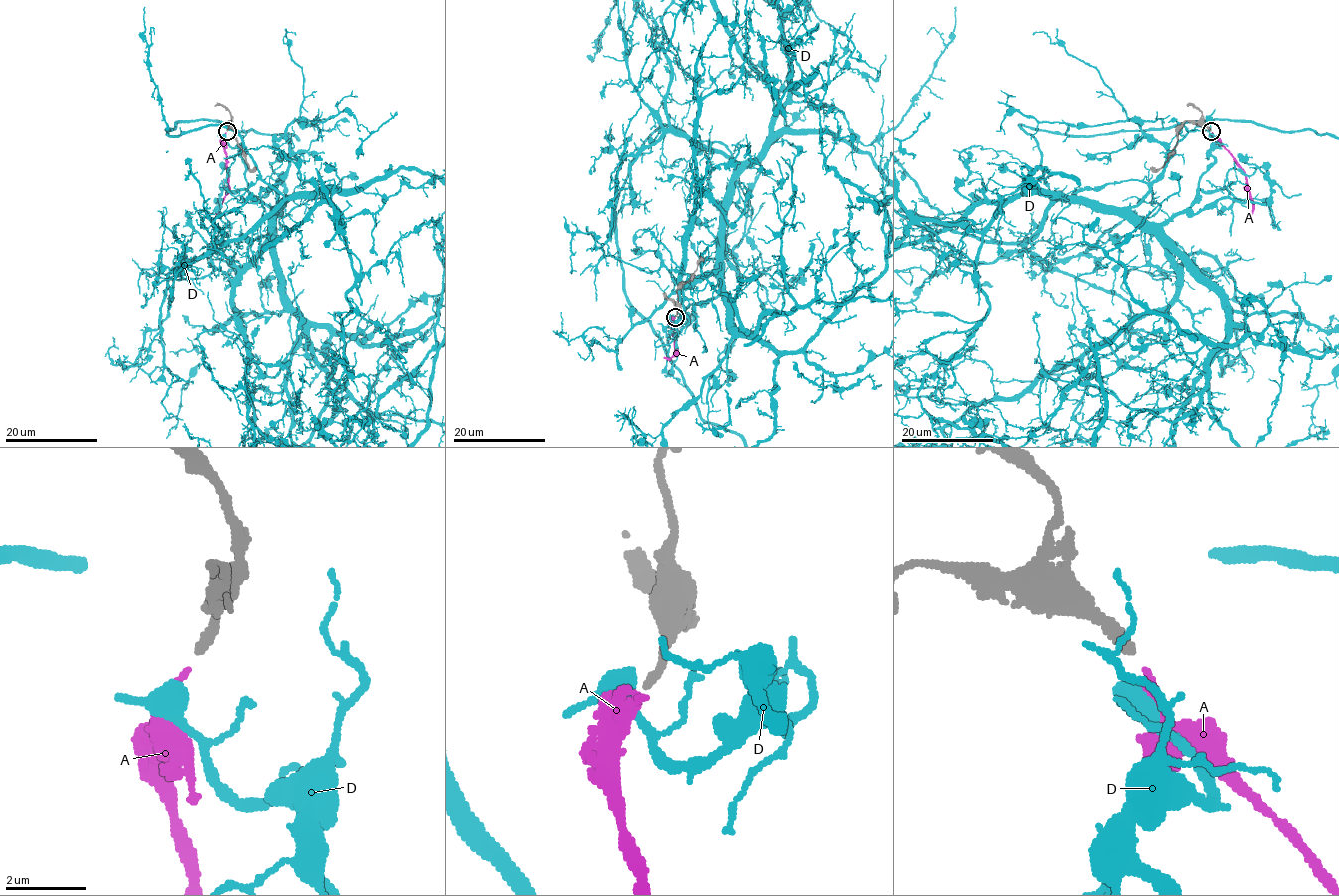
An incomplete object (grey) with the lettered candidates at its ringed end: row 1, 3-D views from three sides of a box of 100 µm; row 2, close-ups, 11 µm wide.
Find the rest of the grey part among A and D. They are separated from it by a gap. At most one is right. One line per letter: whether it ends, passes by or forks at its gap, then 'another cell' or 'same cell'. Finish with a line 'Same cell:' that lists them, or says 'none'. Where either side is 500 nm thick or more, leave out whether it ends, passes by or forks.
A: it ends there; same cell
D: it passes by; another cell
Same cell: A

